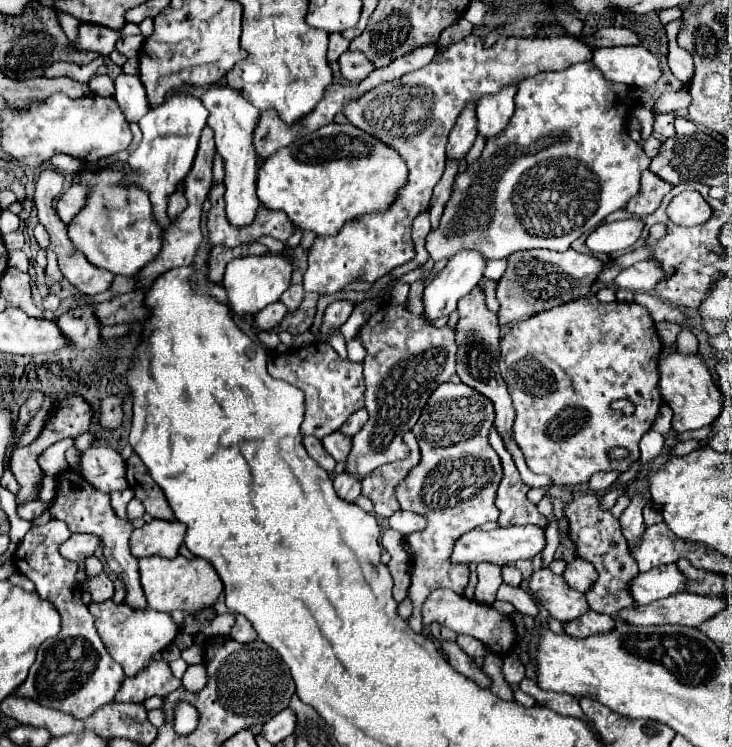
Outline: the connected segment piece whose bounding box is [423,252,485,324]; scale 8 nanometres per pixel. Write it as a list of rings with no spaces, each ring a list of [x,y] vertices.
[[[459,252],[435,276],[423,292],[423,316],[429,324],[457,310],[459,298],[469,294],[481,280],[485,258],[479,252]]]

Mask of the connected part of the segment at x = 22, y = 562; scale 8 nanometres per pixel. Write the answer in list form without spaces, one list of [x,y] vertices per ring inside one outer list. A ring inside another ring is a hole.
[[[49,520],[43,526],[31,526],[25,538],[19,542],[13,562],[21,574],[33,584],[35,592],[49,600],[61,614],[61,630],[55,638],[45,640],[37,650],[37,660],[29,670],[27,682],[23,682],[15,694],[31,698],[47,708],[61,710],[75,718],[91,716],[99,706],[111,702],[121,688],[125,674],[117,662],[105,652],[103,642],[93,626],[93,616],[81,600],[81,586],[75,580],[77,562],[71,562],[59,554],[59,546],[71,536],[69,528],[61,520]]]

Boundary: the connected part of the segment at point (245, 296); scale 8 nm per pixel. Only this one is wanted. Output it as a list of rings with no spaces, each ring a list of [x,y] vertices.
[[[267,252],[263,256],[241,256],[235,258],[227,264],[225,276],[223,276],[223,286],[229,296],[229,304],[235,310],[235,314],[243,316],[245,312],[257,314],[263,310],[267,304],[279,300],[279,296],[289,288],[293,272],[293,258],[285,256],[283,252]]]

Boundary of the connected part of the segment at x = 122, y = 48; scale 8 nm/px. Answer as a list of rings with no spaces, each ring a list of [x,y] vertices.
[[[131,36],[131,38],[121,38],[119,40],[119,46],[117,46],[117,50],[121,52],[121,54],[125,54],[127,58],[131,58],[131,56],[137,56],[139,54],[139,48],[143,46],[143,36]]]

